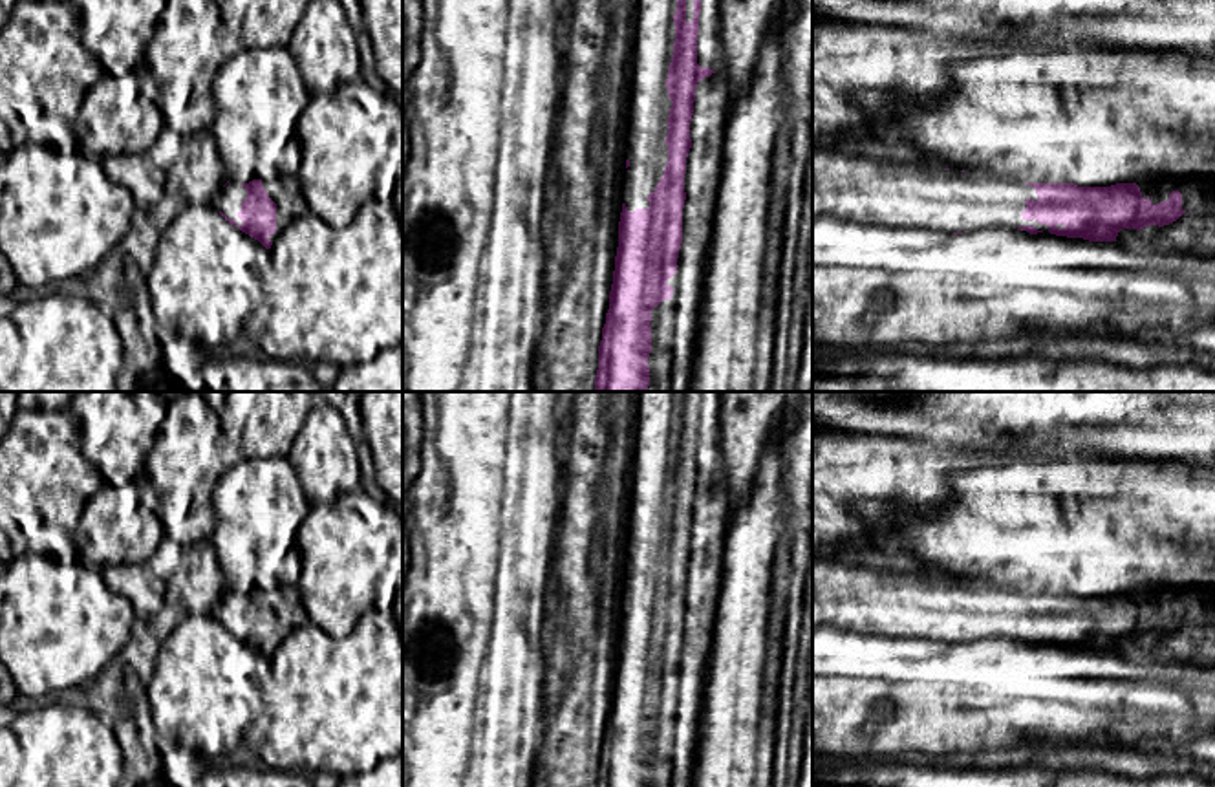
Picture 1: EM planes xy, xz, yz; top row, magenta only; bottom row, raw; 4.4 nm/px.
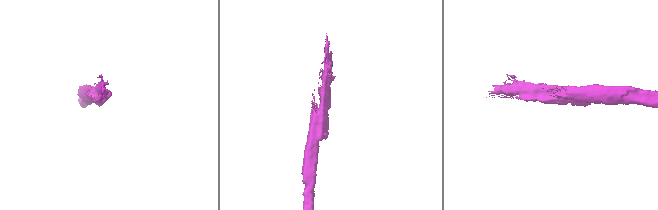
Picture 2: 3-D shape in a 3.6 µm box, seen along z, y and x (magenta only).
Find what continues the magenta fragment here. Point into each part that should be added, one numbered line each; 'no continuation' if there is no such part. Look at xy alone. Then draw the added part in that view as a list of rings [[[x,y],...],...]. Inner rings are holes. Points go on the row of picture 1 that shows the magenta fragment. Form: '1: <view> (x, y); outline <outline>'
1: xy (286, 191); outline [[[296,174],[278,176],[262,181],[269,198],[276,203],[276,232],[269,236],[271,242],[298,216],[309,212],[309,205],[302,194],[302,185]]]
2: xy (229, 200); outline [[[229,181],[220,194],[212,199],[212,205],[221,210],[229,220],[234,220],[242,227],[238,212],[242,210],[242,201],[247,198],[247,190],[238,181]]]

